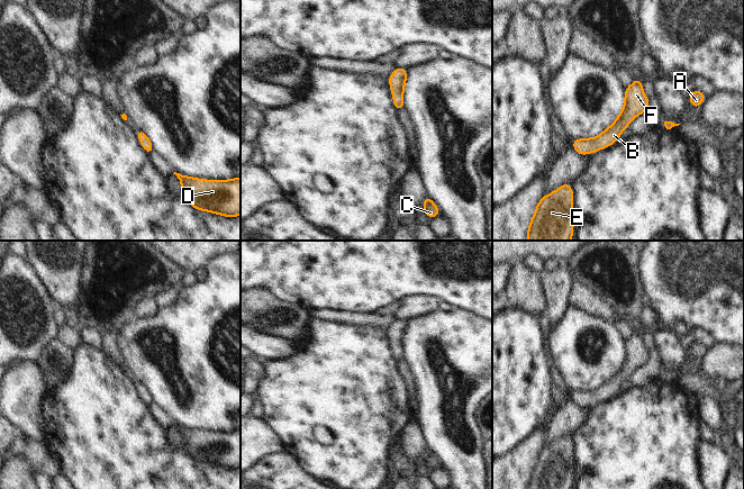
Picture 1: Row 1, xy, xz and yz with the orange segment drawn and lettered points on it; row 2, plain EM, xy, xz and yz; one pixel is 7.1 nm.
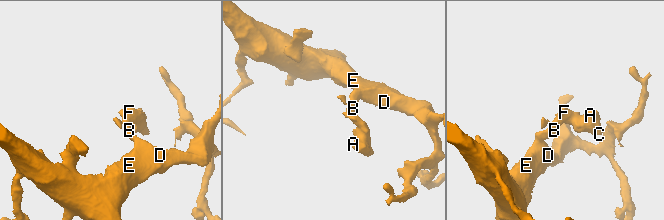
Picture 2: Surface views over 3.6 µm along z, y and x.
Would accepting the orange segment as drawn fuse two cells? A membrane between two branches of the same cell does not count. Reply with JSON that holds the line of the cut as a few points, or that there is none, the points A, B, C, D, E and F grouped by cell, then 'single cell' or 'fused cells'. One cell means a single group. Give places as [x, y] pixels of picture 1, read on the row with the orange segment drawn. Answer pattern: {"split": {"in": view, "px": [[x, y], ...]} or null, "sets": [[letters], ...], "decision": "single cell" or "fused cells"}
{"split": null, "sets": [["A", "B", "C", "D", "E", "F"]], "decision": "single cell"}

